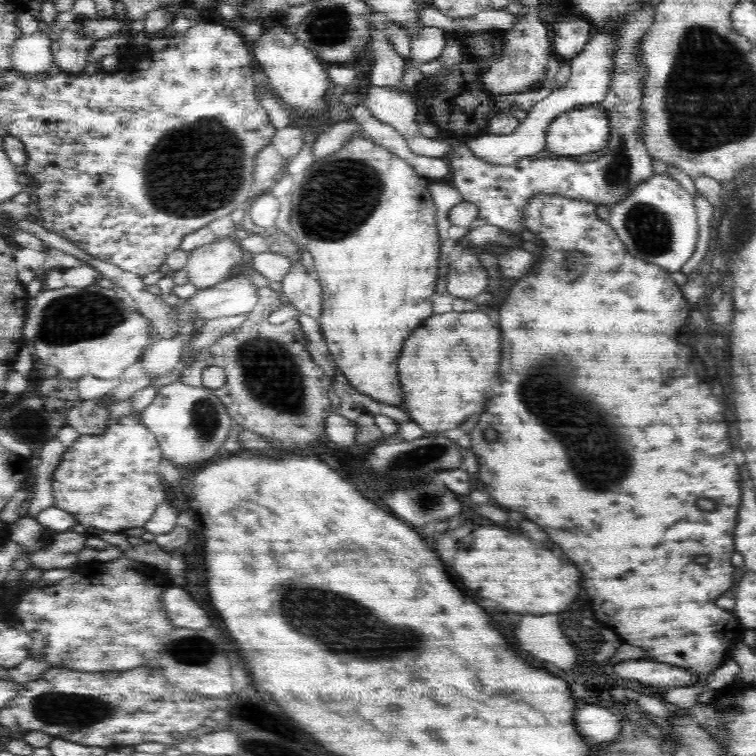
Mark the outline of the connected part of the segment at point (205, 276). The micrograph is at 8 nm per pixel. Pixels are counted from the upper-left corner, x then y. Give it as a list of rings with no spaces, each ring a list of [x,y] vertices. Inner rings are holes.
[[[234,236],[220,237],[211,243],[199,246],[189,251],[188,262],[183,266],[189,276],[189,282],[199,289],[216,286],[218,282],[226,280],[232,274],[232,270],[242,262],[245,250],[240,247]]]

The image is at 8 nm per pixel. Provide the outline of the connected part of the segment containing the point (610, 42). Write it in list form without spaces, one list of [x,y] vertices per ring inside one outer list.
[[[608,23],[608,26],[604,26],[604,29],[606,29],[604,34],[593,35],[584,51],[572,59],[571,75],[562,89],[552,92],[550,96],[532,106],[524,122],[521,122],[511,134],[496,135],[489,133],[469,139],[465,145],[469,147],[471,153],[480,160],[490,162],[492,165],[511,166],[523,160],[522,158],[534,156],[547,148],[545,132],[548,130],[548,124],[556,116],[560,116],[560,114],[577,107],[600,105],[608,95],[610,76],[613,74],[615,55],[619,48],[617,36],[611,36],[615,26],[612,23]]]

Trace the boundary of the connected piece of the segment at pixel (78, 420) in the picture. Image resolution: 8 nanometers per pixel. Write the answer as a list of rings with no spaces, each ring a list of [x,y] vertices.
[[[103,398],[94,401],[77,402],[65,417],[65,424],[71,426],[78,434],[100,434],[109,424],[108,406],[100,404]]]

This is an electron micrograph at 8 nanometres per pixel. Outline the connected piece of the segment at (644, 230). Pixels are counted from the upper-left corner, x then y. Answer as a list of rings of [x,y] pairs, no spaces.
[[[654,174],[634,186],[632,194],[610,210],[609,225],[630,256],[678,272],[690,260],[698,244],[698,221],[694,199],[670,175]]]

